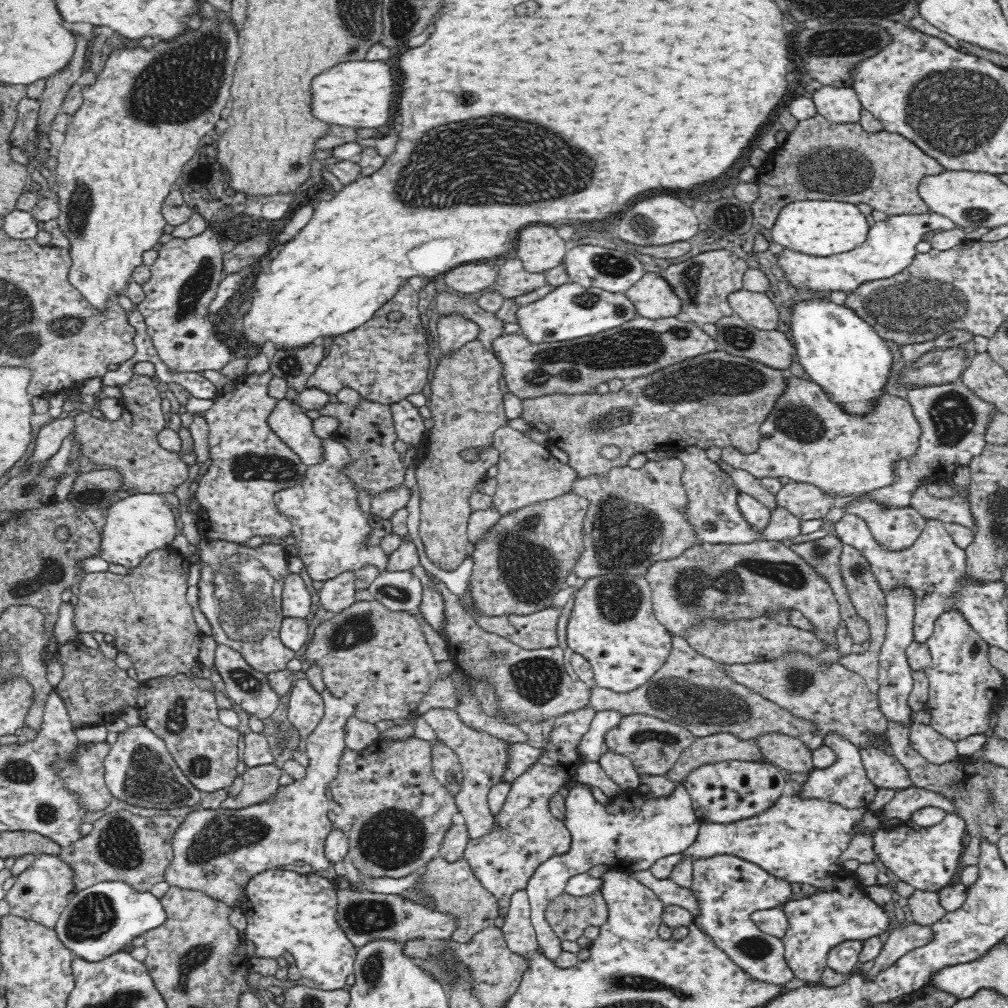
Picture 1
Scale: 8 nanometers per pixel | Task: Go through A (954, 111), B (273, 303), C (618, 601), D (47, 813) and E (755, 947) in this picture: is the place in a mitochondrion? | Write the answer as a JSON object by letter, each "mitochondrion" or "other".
{"A":"mitochondrion","B":"other","C":"mitochondrion","D":"mitochondrion","E":"mitochondrion"}

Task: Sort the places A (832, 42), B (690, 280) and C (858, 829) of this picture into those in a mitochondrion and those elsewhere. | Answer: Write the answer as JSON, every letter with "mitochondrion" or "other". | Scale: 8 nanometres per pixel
{"A":"mitochondrion","B":"mitochondrion","C":"other"}

